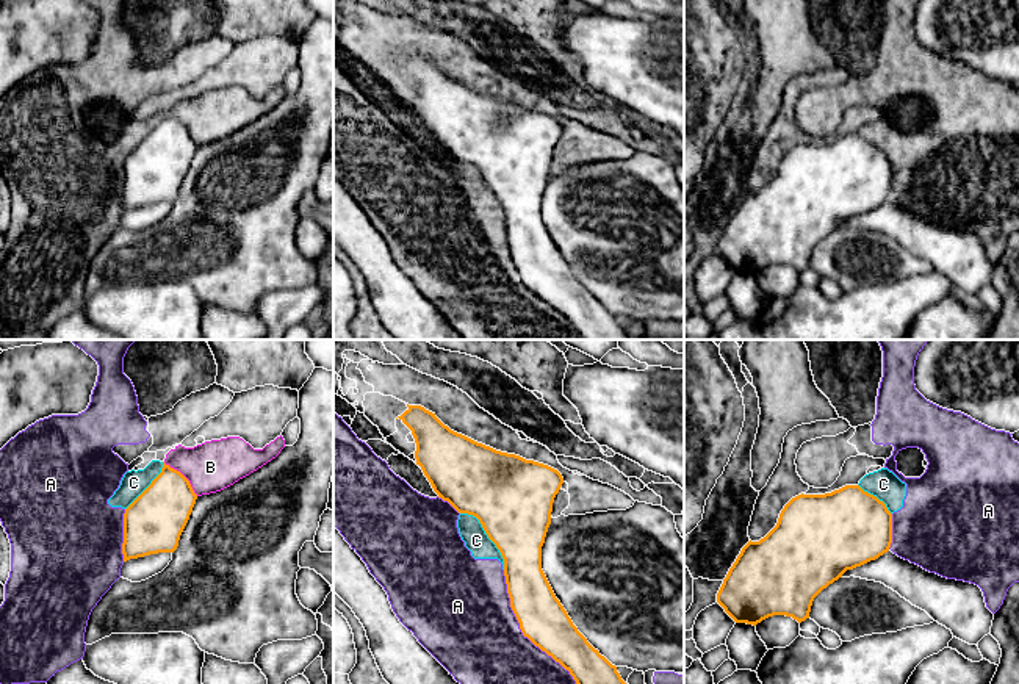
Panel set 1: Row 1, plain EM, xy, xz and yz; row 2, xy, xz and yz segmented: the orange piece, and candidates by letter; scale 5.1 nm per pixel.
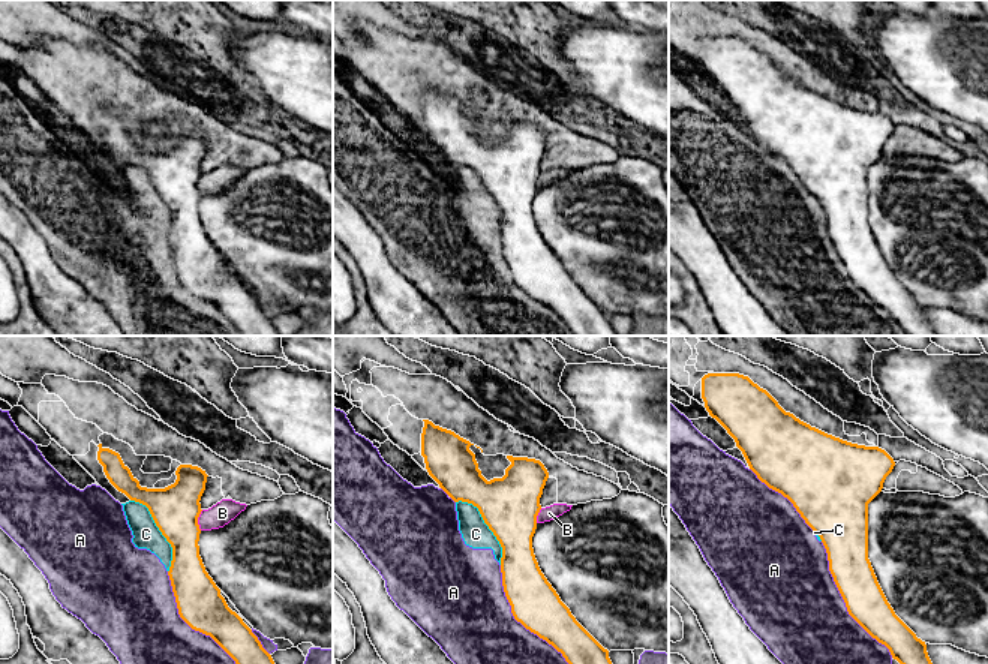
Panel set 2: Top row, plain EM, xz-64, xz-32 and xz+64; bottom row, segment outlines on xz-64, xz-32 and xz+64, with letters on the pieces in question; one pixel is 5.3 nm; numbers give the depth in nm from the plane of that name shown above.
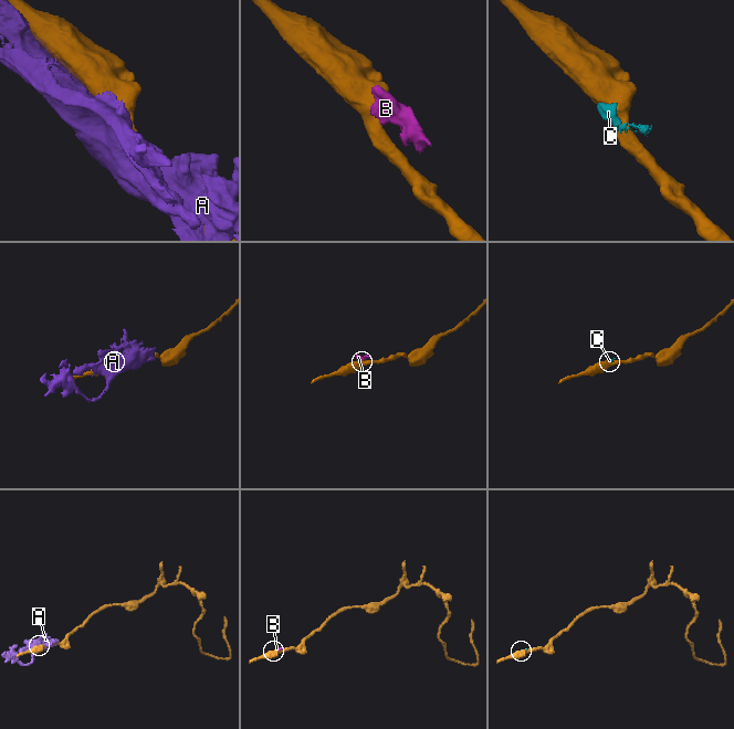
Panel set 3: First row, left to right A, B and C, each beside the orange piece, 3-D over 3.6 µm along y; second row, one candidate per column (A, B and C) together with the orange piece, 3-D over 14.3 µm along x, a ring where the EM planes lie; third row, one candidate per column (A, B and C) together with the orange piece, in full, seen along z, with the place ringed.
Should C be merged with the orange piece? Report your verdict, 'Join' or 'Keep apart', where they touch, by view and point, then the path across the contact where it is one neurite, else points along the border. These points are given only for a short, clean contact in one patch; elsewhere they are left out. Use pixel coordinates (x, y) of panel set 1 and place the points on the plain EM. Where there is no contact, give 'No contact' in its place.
Keep apart. Touches orange at xz (487, 183)

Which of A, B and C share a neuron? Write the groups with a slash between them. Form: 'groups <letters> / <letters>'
groups A B C

